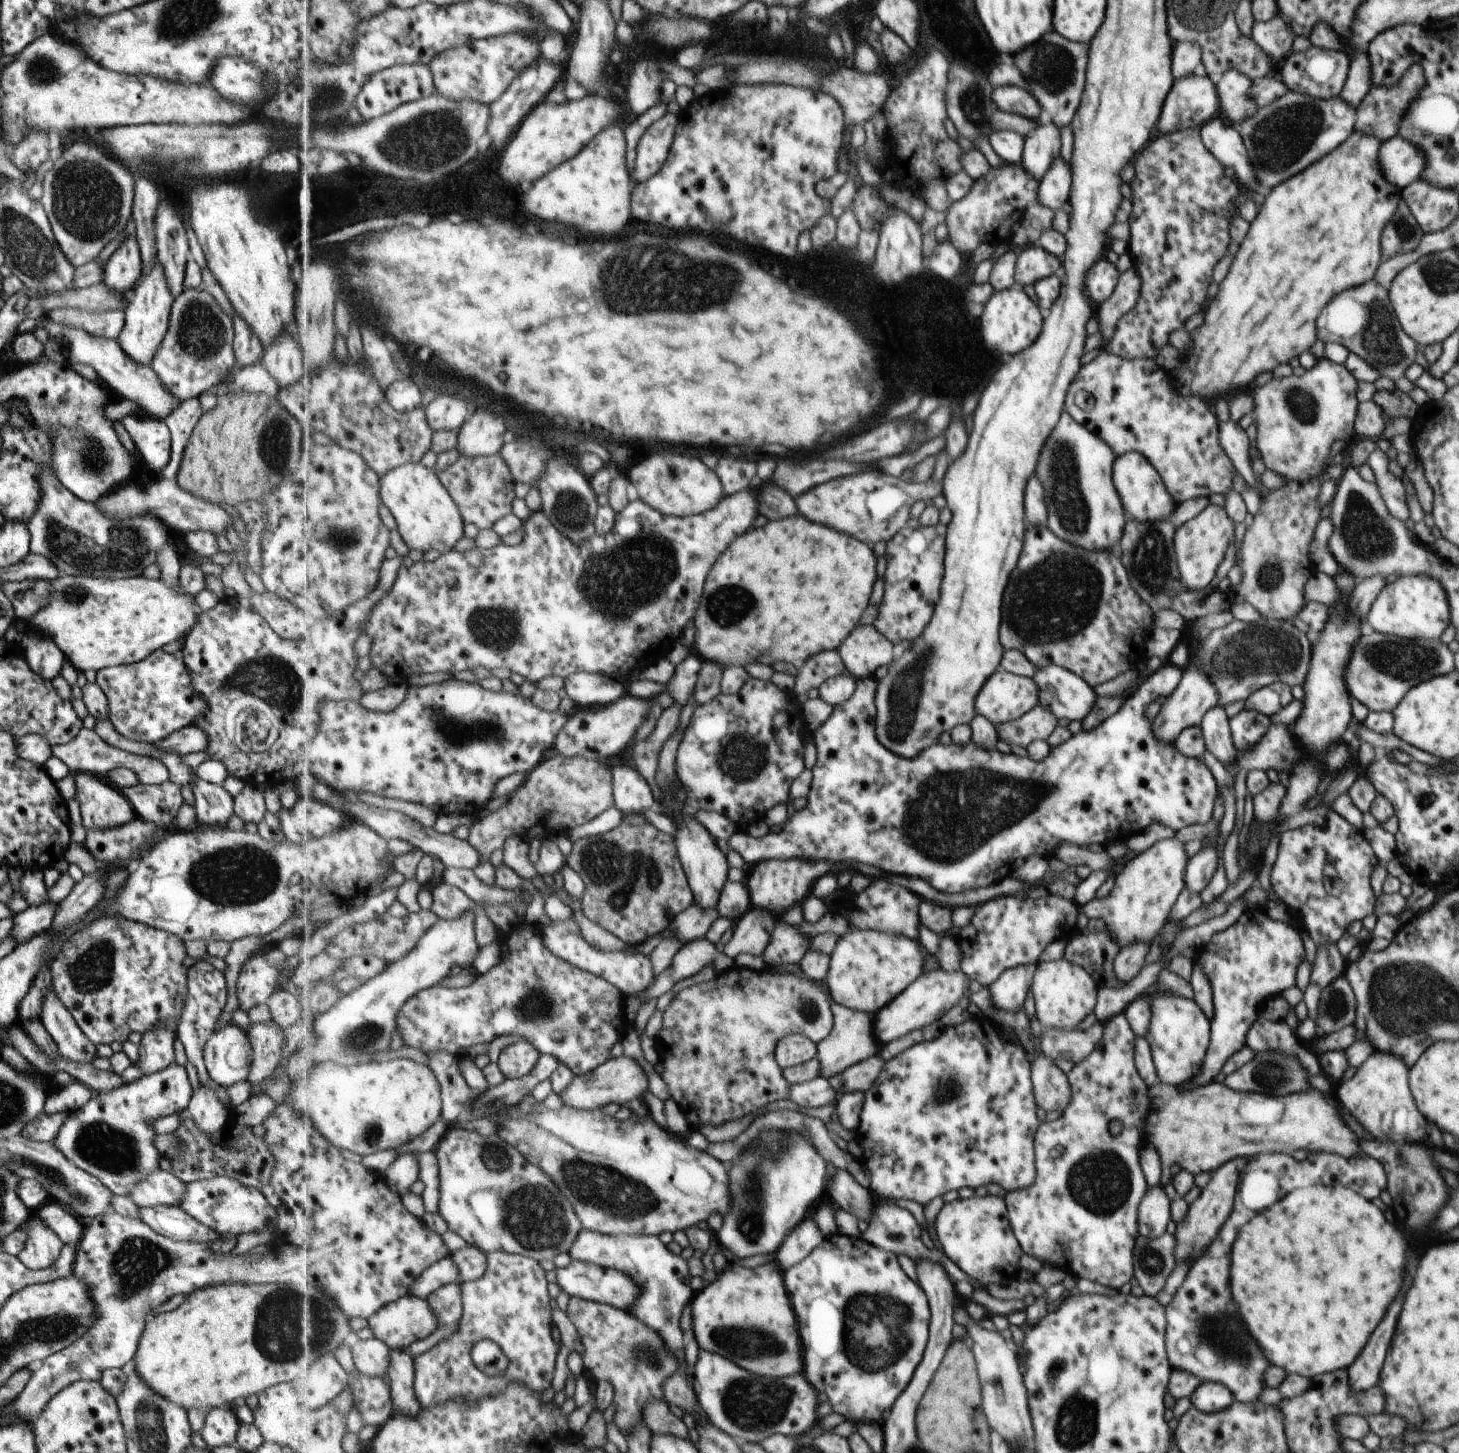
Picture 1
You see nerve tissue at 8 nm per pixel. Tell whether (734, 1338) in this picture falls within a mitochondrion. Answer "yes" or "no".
yes

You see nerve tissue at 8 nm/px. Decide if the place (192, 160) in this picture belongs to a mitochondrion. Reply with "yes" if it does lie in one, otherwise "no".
yes

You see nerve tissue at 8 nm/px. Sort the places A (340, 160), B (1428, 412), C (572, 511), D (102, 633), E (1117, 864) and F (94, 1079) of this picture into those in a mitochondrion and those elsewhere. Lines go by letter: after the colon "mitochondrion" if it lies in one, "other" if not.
A: other
B: other
C: mitochondrion
D: other
E: other
F: other

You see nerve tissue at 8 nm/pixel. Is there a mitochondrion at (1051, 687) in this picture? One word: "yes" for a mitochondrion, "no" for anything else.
no

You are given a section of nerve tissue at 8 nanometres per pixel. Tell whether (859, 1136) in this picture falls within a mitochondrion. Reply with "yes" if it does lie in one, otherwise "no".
no

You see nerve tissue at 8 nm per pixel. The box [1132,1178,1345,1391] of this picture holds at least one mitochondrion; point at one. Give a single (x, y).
(1216, 1326)

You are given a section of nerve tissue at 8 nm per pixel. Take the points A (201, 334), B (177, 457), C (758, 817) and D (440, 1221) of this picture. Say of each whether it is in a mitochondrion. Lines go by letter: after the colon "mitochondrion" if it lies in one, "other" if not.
A: mitochondrion
B: other
C: other
D: other

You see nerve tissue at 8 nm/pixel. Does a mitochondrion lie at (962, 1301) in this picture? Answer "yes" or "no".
no

